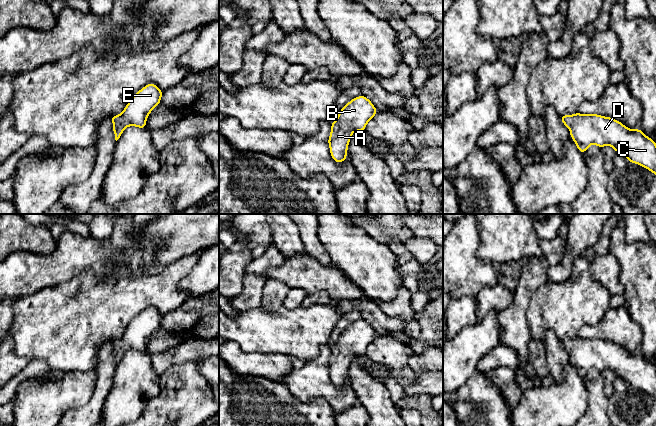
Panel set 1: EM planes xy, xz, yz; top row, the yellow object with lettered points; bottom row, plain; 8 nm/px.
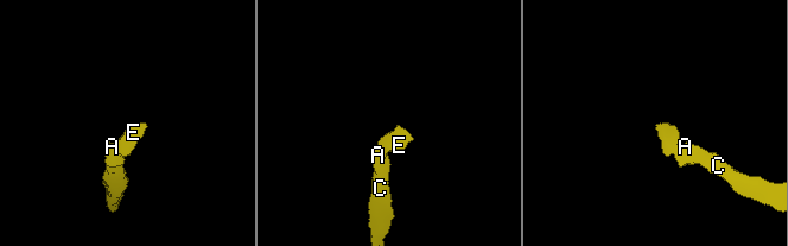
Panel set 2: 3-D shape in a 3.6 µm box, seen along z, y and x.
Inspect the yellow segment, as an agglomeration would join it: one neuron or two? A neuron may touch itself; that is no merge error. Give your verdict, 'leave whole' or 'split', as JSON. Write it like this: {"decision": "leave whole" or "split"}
{"decision": "leave whole"}

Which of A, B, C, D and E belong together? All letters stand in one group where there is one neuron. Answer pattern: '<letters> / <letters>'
A B C D E

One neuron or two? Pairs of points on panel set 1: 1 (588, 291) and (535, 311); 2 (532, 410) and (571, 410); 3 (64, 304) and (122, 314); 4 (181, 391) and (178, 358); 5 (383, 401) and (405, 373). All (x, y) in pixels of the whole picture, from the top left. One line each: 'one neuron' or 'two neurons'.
1: one neuron
2: one neuron
3: one neuron
4: two neurons
5: two neurons

